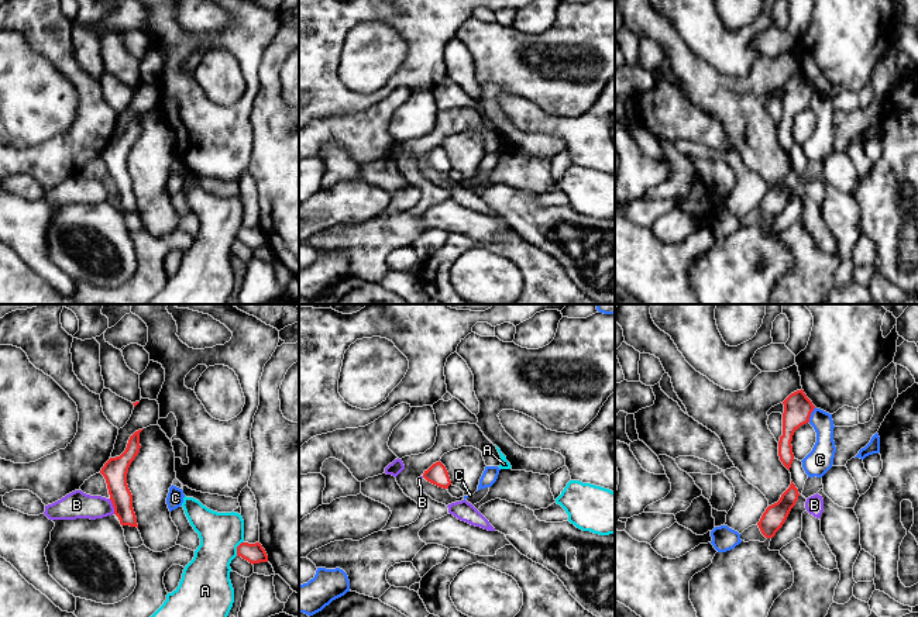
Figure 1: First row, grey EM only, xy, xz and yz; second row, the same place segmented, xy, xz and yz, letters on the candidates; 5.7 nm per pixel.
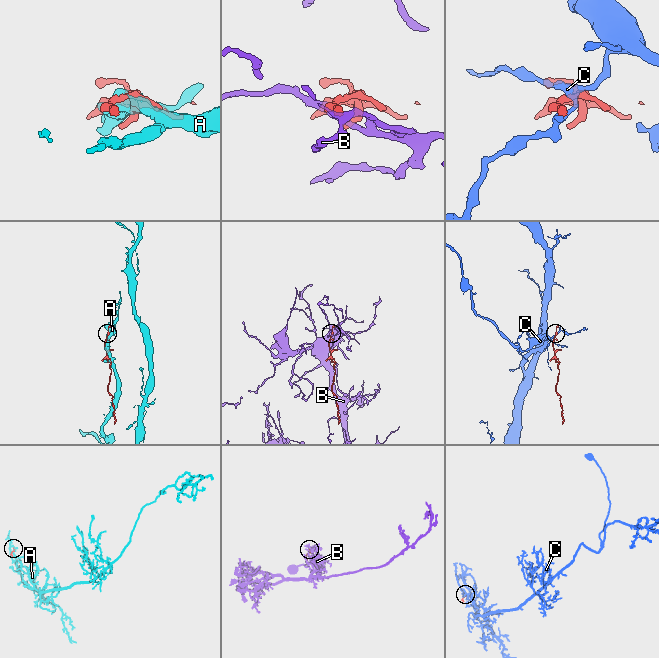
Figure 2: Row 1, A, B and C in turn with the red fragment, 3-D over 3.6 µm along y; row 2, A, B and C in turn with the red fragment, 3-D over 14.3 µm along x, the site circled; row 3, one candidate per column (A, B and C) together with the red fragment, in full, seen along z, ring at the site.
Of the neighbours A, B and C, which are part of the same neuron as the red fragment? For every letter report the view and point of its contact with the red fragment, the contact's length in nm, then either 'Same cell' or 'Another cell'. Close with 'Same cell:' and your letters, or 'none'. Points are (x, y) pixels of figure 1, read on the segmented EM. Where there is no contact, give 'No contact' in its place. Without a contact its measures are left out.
A: Touches red at xy (237, 548). Shared border 100 nm. Another cell
B: Touches red at xy (113, 506). Shared border 90 nm. Another cell
C: Touches red at yz (810, 414). Shared border 100 nm. Another cell
Same cell: none

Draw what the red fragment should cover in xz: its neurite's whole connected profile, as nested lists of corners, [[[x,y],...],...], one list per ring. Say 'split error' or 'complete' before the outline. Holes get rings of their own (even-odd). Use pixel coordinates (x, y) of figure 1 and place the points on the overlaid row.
complete; [[[440,461],[433,463],[427,470],[424,470],[423,478],[427,482],[443,489],[448,489],[448,486],[451,485],[448,472]]]

